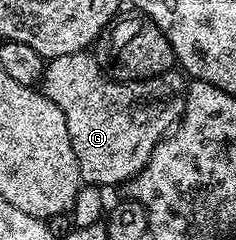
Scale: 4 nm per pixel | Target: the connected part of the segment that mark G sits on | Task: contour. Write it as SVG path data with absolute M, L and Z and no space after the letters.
M90 52L49 59L40 81L42 93L66 117L79 179L99 188L121 187L146 167L156 144L181 122L187 85L187 75L177 69L159 78L116 82L102 73Z

